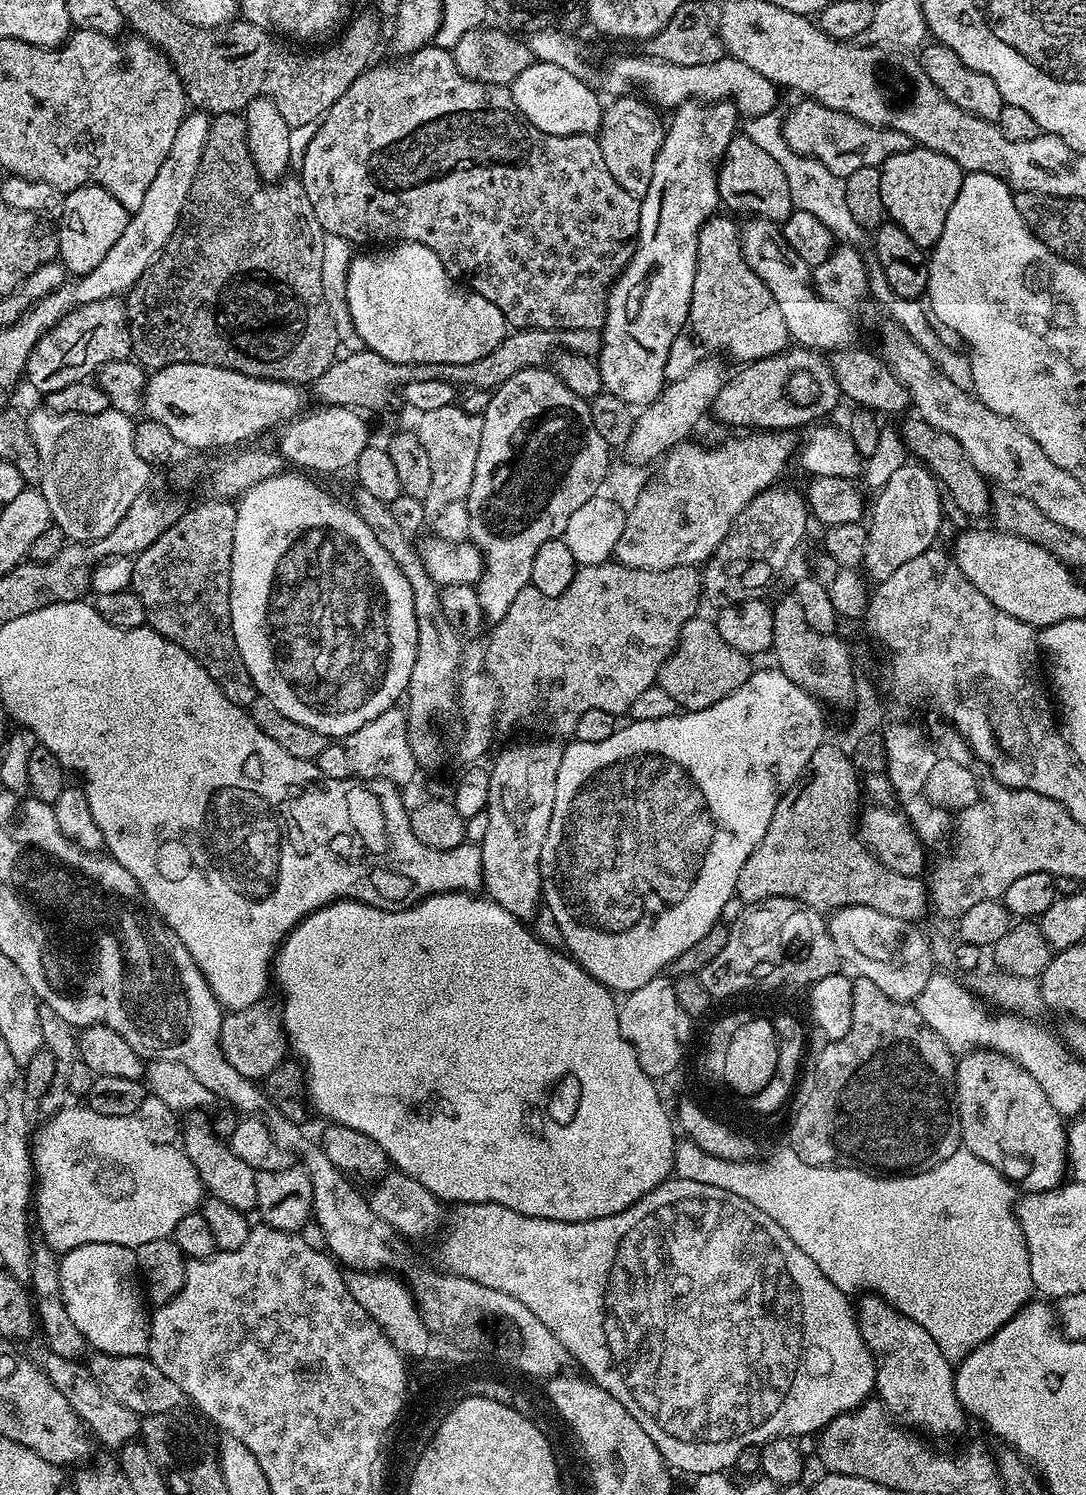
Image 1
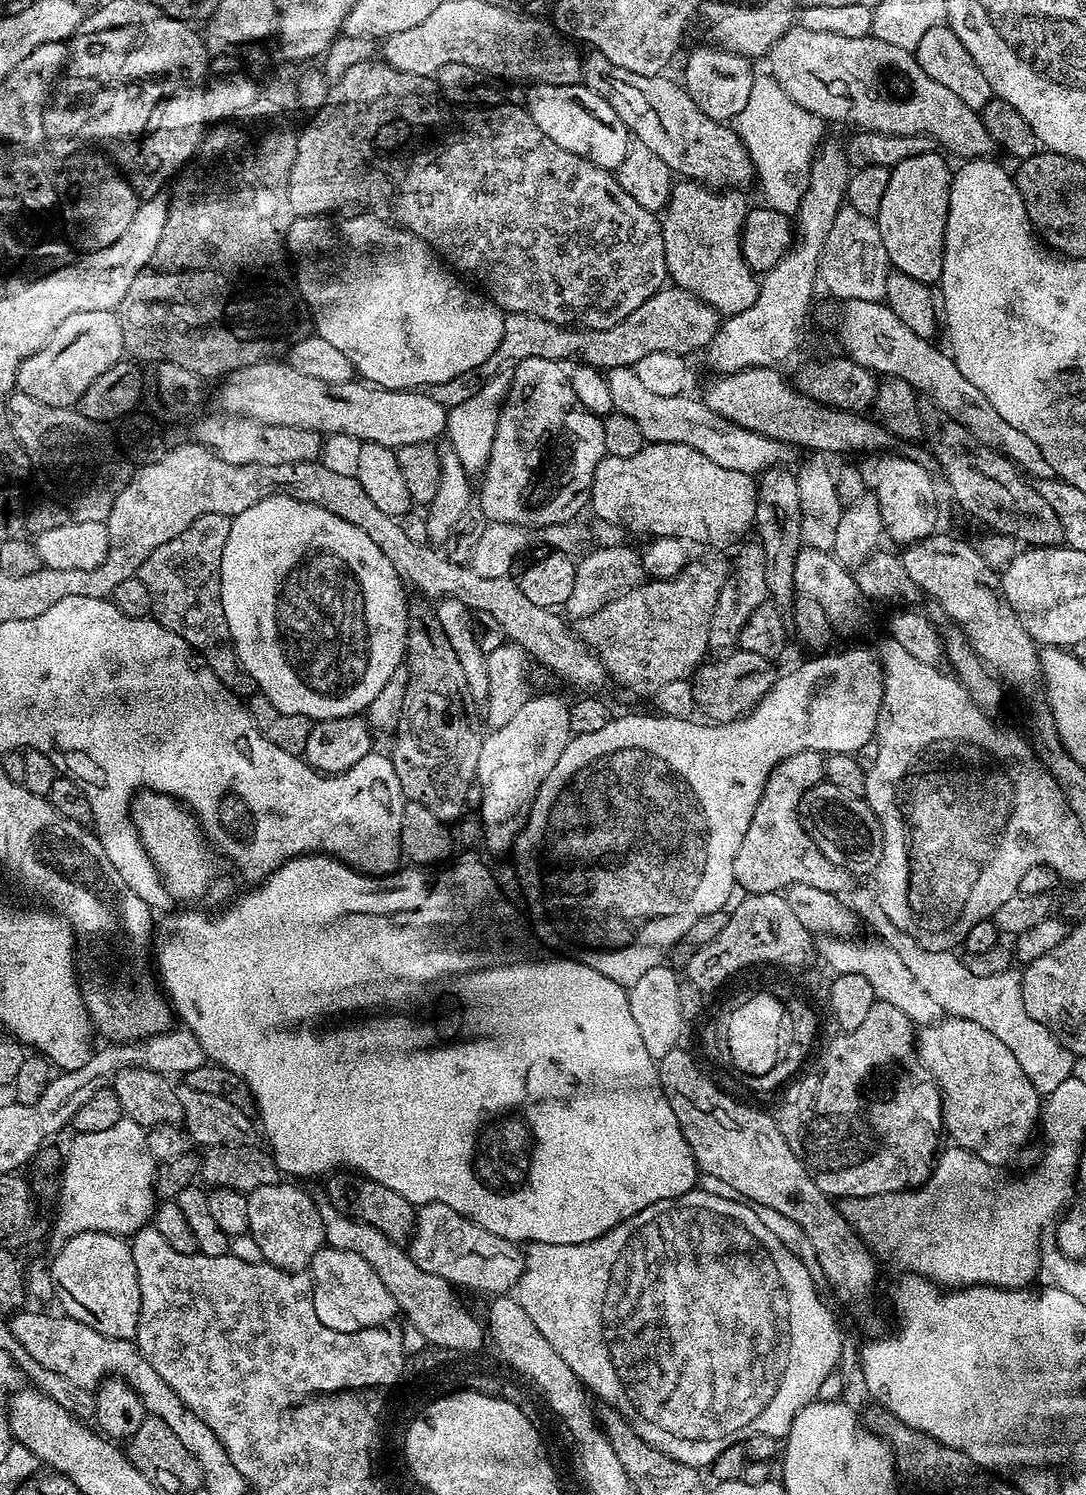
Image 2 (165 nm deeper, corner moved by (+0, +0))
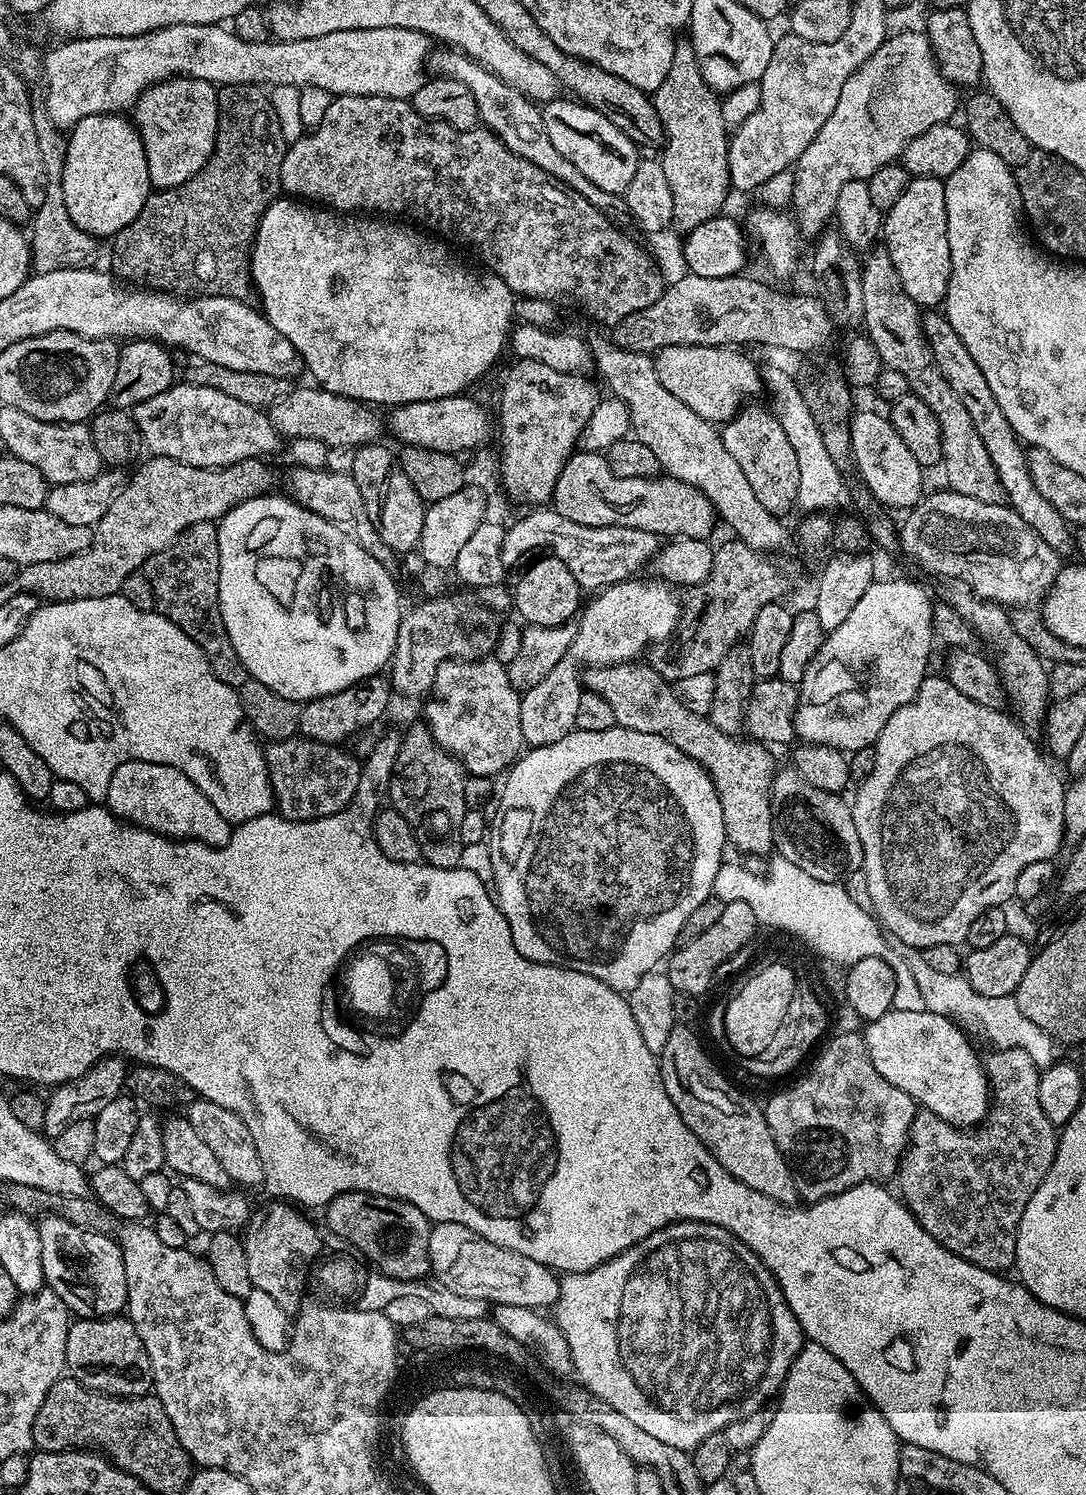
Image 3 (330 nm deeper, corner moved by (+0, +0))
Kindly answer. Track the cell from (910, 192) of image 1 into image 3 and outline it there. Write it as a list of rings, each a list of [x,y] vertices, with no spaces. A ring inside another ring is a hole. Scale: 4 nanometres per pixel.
[[[933,176],[909,179],[906,190],[902,190],[902,198],[898,198],[898,202],[894,202],[892,209],[883,217],[882,244],[890,262],[894,262],[894,270],[898,270],[898,278],[902,278],[902,290],[906,290],[906,294],[910,294],[922,310],[939,309],[948,299],[952,277],[943,180]]]

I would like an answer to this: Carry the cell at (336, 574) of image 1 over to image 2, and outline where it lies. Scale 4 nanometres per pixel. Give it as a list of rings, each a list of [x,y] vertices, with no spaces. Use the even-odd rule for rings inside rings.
[[[286,495],[266,496],[262,502],[242,510],[242,514],[232,517],[230,538],[226,538],[226,550],[222,550],[222,610],[226,614],[226,626],[230,626],[232,641],[236,647],[242,666],[254,678],[259,695],[270,698],[282,714],[302,714],[313,722],[361,715],[378,698],[382,686],[390,679],[390,674],[405,663],[405,648],[408,638],[409,601],[404,601],[406,585],[394,570],[390,558],[378,550],[378,545],[358,526],[350,526],[338,514],[330,514],[322,506],[298,502]]]

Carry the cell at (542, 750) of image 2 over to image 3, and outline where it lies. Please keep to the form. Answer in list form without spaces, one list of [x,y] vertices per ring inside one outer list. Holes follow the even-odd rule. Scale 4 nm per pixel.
[[[659,578],[640,579],[623,580],[601,588],[589,604],[587,601],[583,605],[576,624],[576,637],[562,662],[558,662],[558,666],[554,666],[554,670],[538,682],[538,686],[527,689],[521,695],[518,711],[522,714],[525,745],[539,746],[555,740],[564,742],[568,735],[568,739],[573,735],[576,728],[574,710],[578,710],[578,698],[582,691],[581,669],[635,661],[643,657],[640,655],[647,644],[664,640],[675,630],[680,620],[680,592]]]

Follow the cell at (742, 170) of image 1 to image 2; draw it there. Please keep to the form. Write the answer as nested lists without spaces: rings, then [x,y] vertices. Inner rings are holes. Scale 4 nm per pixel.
[[[595,50],[585,53],[582,56],[581,81],[599,97],[605,98],[618,118],[622,119],[629,133],[644,146],[649,147],[677,177],[695,180],[698,184],[707,184],[708,187],[717,190],[740,190],[745,187],[743,184],[753,183],[752,159],[735,127],[715,120],[713,116],[702,114],[694,98],[690,98],[690,94],[684,89],[683,83],[674,82],[666,74],[650,76],[622,70],[622,66],[614,66],[610,58],[606,58],[606,54]]]

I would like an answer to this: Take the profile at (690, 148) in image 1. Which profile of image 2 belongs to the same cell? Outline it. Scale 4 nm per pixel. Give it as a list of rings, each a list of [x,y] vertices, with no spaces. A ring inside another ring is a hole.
[[[715,46],[704,47],[708,48],[694,49],[684,64],[684,89],[690,94],[690,98],[694,98],[702,114],[713,116],[721,122],[735,121],[736,116],[742,114],[742,109],[746,107],[746,101],[750,99],[750,86],[757,75],[752,69],[753,61],[749,57],[739,56]]]

